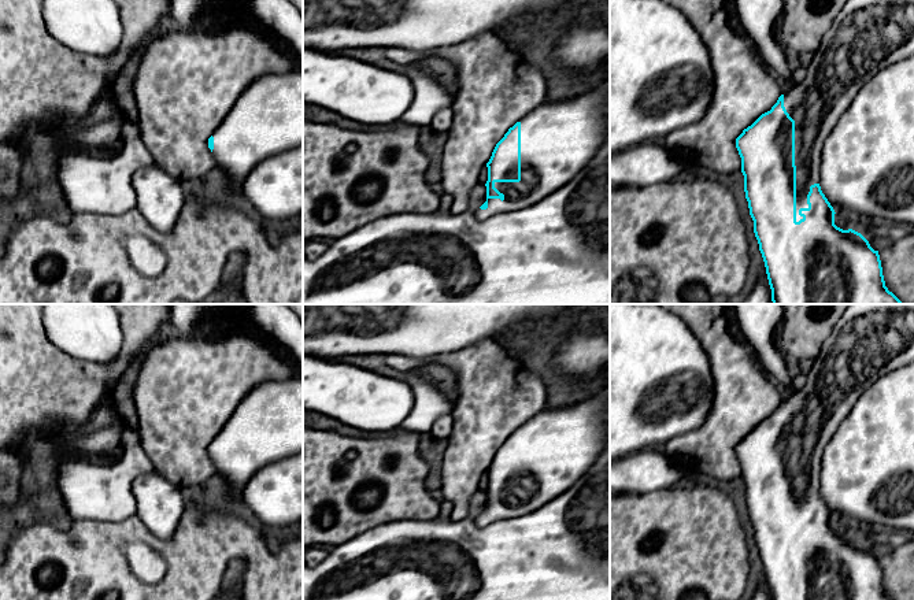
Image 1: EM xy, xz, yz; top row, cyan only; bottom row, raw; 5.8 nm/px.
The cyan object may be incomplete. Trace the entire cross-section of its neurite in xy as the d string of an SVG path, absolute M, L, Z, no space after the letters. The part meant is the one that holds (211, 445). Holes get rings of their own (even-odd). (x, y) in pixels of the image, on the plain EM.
M296 373L285 381L266 381L256 385L237 405L225 427L208 445L208 455L214 460L217 474L230 488L230 496L237 499L244 485L264 466L288 459L303 452L303 373Z

